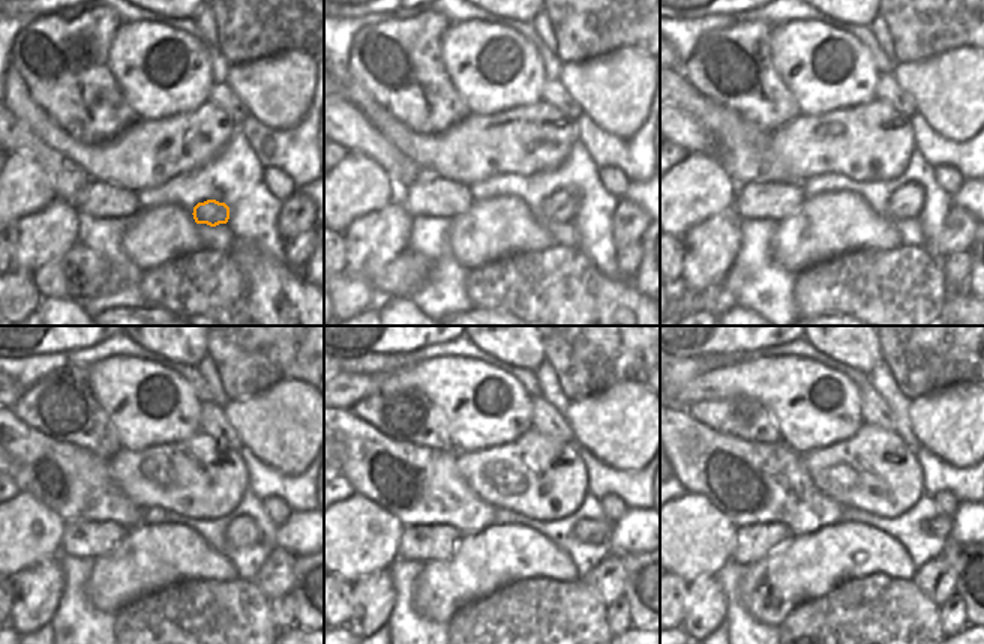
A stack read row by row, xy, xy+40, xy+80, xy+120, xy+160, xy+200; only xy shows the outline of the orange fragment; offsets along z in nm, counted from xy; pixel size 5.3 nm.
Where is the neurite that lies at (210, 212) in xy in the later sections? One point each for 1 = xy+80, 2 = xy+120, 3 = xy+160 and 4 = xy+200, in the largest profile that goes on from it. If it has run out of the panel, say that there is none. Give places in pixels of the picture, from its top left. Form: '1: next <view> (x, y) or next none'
1: next xy+80 (906, 201)
2: next xy+120 (242, 532)
3: next xy+160 (593, 532)
4: next xy+200 (941, 526)

